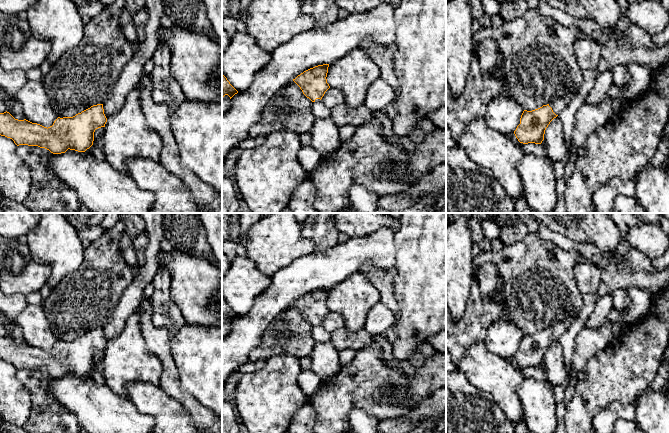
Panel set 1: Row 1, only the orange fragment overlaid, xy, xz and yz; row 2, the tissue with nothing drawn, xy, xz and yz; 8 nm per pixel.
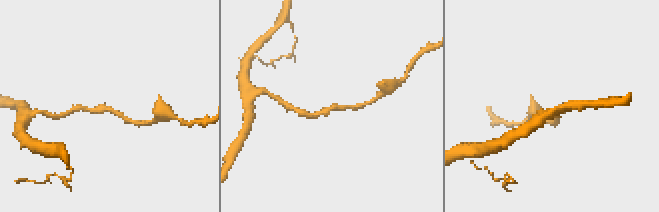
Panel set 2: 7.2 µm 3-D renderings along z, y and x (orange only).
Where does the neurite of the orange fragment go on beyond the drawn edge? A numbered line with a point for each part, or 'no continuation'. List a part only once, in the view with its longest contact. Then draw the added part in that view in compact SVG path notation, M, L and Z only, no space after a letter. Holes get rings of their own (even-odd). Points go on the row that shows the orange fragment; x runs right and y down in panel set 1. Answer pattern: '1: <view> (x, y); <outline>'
1: yz (559, 104); M570 91L565 97L557 99L556 101L549 104L553 112L558 115L560 111L567 106L572 98L576 95L574 91Z

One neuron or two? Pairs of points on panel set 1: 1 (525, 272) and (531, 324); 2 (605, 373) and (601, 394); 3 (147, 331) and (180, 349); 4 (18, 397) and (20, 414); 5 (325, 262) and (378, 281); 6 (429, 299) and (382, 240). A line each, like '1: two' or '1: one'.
1: one
2: one
3: two
4: one
5: two
6: two

